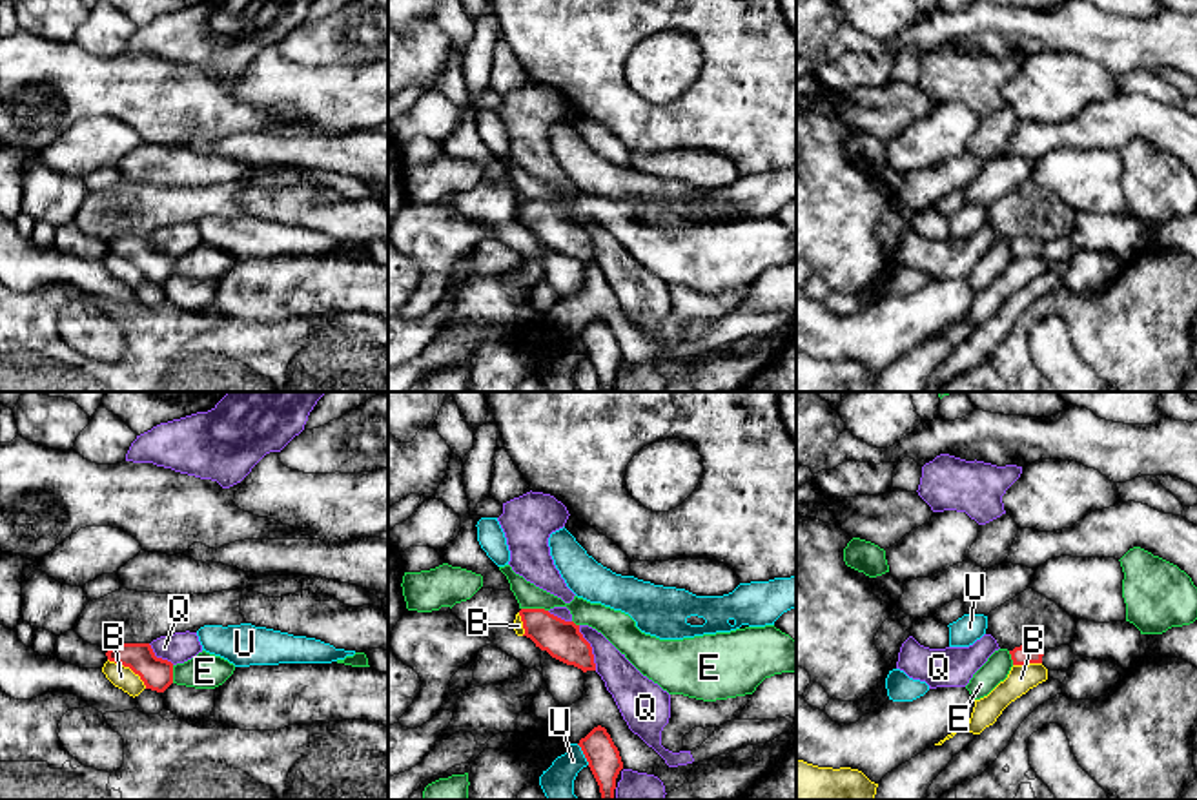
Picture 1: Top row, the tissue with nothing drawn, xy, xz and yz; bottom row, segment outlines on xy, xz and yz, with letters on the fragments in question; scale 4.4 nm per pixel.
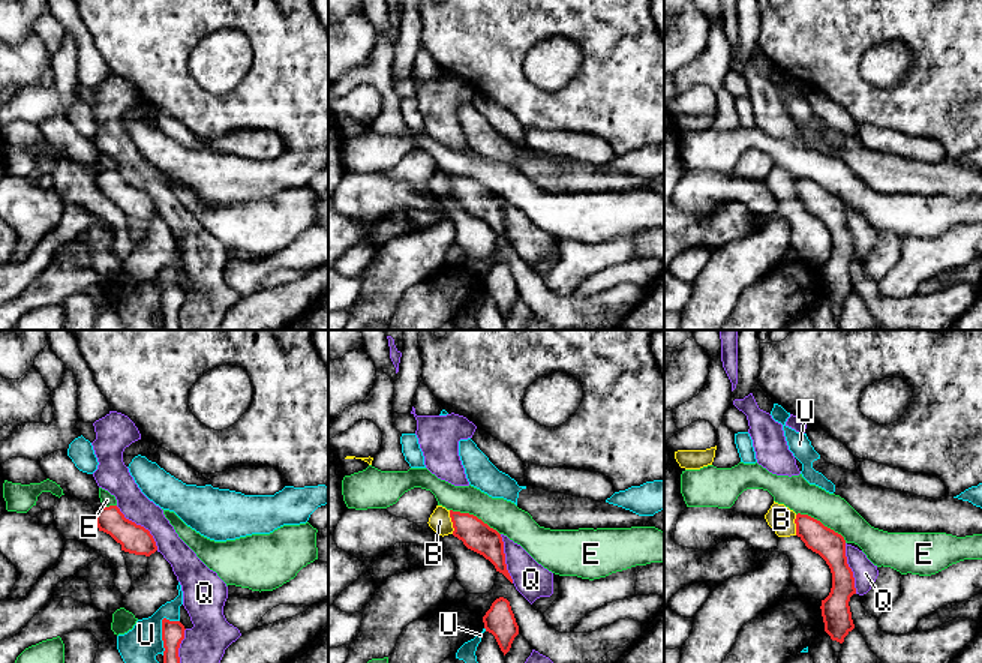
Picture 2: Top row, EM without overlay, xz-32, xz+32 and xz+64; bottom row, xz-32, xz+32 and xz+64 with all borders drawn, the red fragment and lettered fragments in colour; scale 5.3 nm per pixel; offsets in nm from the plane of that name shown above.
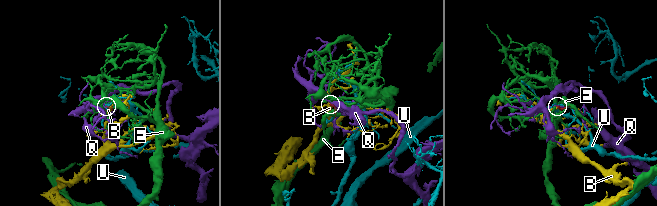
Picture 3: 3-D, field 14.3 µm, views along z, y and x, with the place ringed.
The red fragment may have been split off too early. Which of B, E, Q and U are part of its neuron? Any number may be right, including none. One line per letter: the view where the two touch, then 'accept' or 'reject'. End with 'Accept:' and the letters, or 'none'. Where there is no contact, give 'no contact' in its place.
B: contact in xy; reject
E: contact in xz; reject
Q: contact in xz; reject
U: contact in xz; reject
Accept: none

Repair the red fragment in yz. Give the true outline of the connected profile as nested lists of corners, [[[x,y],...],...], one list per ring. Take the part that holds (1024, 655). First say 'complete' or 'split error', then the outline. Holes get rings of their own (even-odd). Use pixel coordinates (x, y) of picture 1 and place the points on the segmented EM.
complete; [[[1020,645],[1009,651],[1013,665],[1042,663],[1044,649],[1037,645]]]

